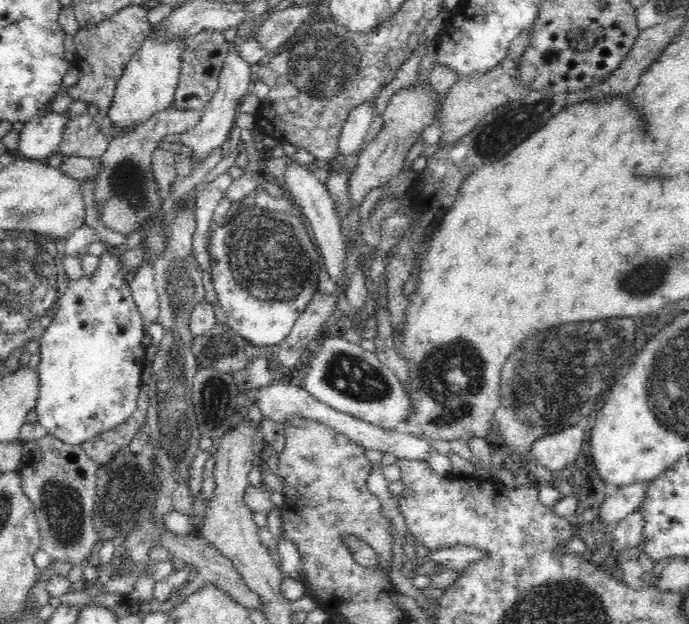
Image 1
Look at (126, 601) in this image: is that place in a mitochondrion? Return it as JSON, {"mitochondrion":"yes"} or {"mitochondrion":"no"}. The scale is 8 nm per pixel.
{"mitochondrion":"no"}

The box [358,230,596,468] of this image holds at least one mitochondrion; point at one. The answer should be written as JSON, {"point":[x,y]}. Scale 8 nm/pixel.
{"point":[459,356]}

